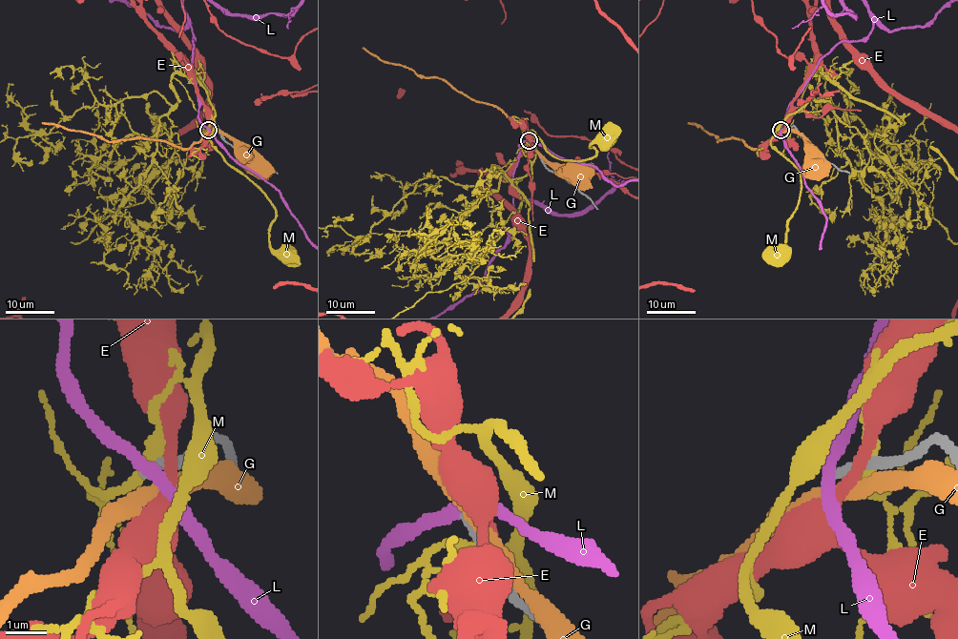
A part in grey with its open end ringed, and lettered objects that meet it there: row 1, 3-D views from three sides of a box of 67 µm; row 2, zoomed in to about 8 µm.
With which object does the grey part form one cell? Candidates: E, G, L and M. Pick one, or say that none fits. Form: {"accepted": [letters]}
{"accepted": []}

